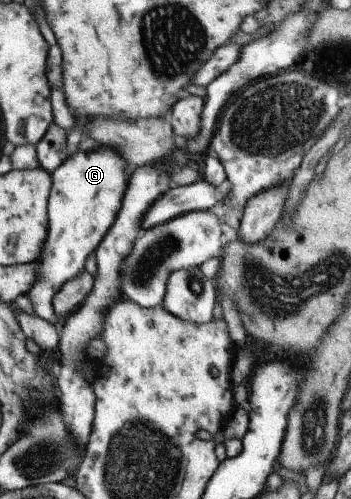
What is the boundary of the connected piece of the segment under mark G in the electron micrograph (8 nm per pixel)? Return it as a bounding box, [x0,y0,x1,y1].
[26,149,125,325]

